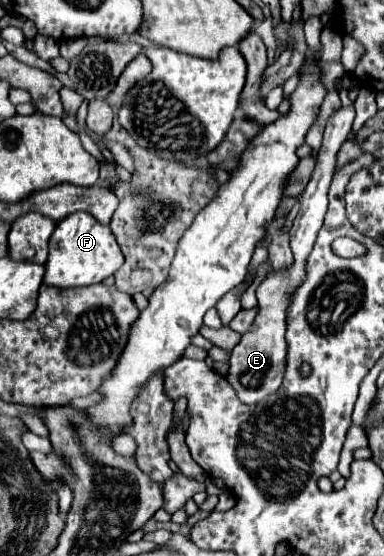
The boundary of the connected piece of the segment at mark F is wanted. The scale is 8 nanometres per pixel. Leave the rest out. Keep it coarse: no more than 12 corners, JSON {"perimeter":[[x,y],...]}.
{"perimeter":[[81,211],[49,239],[45,285],[101,283],[123,265],[115,235]]}

